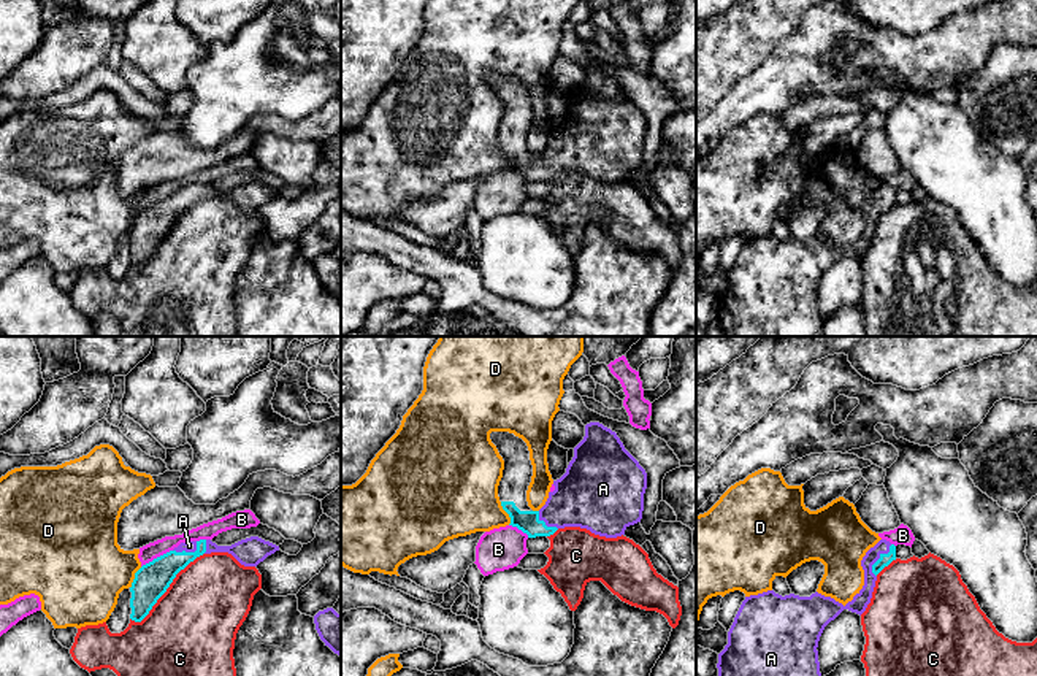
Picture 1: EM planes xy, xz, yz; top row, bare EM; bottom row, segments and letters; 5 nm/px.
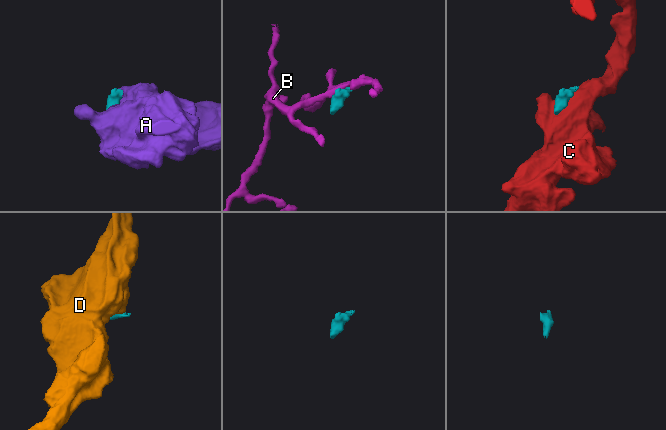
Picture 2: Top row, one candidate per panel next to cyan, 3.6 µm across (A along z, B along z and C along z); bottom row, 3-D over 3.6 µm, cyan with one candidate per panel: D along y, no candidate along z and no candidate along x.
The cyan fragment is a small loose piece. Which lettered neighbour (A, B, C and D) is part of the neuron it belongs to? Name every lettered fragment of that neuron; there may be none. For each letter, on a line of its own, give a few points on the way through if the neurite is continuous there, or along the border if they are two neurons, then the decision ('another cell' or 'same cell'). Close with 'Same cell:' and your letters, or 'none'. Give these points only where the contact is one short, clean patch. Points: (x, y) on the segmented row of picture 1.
A: same cell
B: border along xy (172, 549), (141, 567); another cell
C: another cell
D: border along xz (500, 502), (509, 518), (509, 524); another cell
Same cell: A

